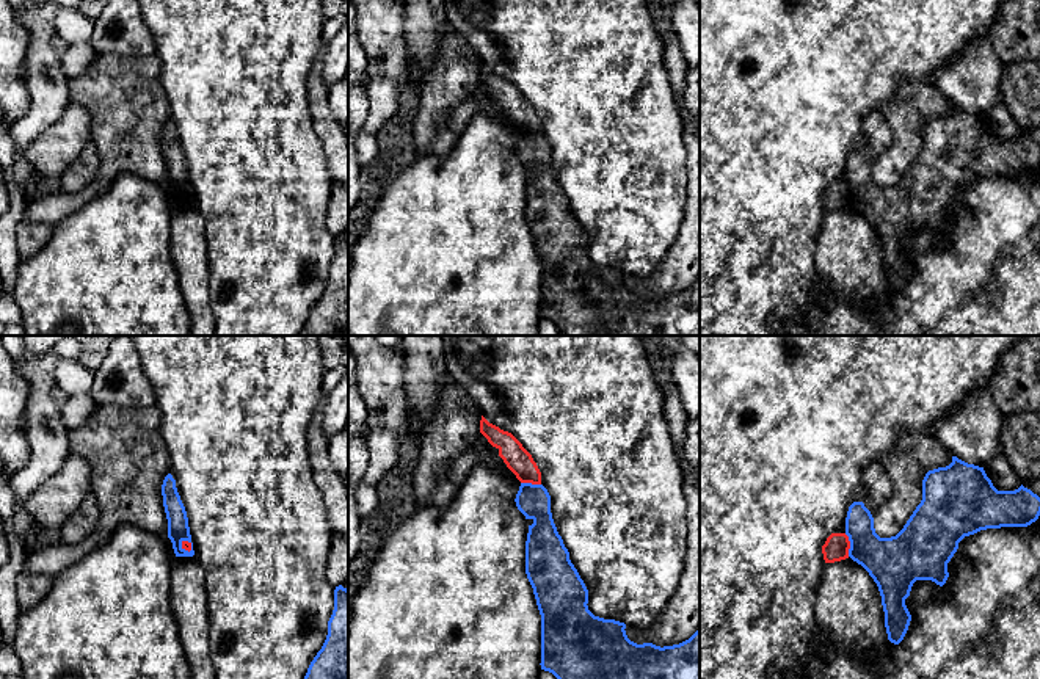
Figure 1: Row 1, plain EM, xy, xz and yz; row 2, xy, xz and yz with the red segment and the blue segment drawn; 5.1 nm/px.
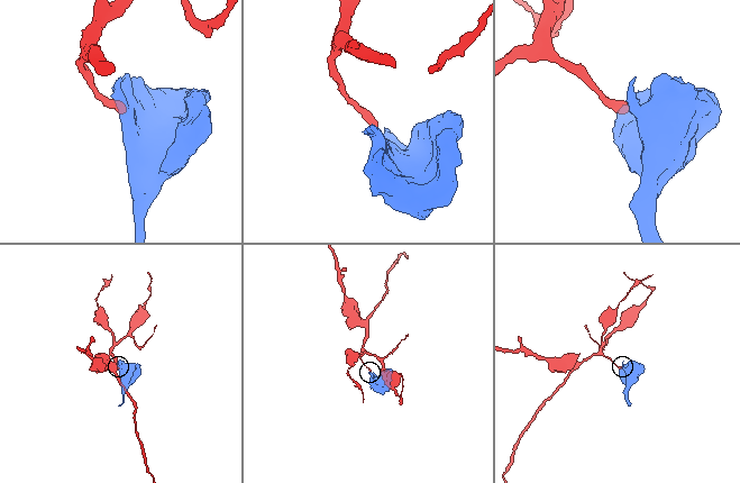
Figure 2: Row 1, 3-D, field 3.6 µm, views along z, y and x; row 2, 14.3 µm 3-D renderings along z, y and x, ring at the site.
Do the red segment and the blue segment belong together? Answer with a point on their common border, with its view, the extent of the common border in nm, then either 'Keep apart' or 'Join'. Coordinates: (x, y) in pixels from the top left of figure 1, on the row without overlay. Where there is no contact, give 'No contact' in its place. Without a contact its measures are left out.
Touches red at yz (849, 193). Shared border 120 nm. Keep apart

